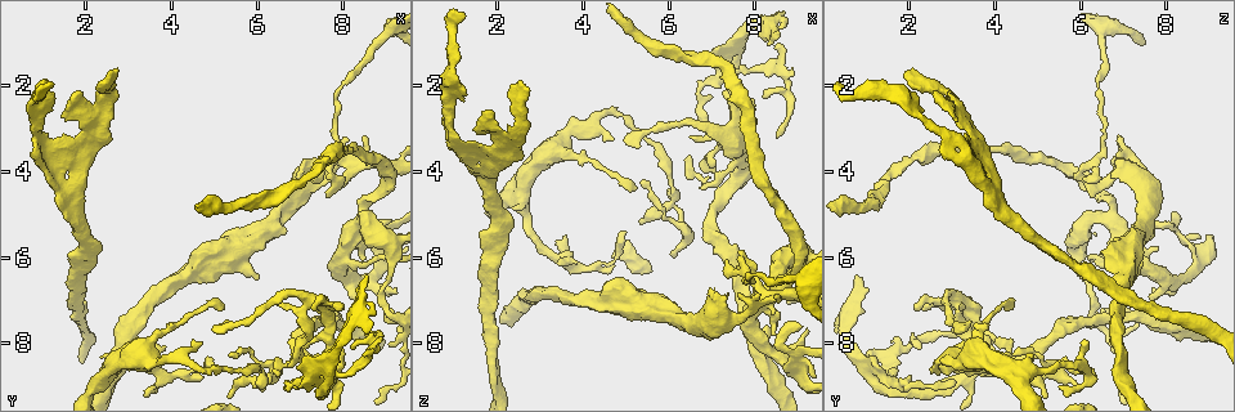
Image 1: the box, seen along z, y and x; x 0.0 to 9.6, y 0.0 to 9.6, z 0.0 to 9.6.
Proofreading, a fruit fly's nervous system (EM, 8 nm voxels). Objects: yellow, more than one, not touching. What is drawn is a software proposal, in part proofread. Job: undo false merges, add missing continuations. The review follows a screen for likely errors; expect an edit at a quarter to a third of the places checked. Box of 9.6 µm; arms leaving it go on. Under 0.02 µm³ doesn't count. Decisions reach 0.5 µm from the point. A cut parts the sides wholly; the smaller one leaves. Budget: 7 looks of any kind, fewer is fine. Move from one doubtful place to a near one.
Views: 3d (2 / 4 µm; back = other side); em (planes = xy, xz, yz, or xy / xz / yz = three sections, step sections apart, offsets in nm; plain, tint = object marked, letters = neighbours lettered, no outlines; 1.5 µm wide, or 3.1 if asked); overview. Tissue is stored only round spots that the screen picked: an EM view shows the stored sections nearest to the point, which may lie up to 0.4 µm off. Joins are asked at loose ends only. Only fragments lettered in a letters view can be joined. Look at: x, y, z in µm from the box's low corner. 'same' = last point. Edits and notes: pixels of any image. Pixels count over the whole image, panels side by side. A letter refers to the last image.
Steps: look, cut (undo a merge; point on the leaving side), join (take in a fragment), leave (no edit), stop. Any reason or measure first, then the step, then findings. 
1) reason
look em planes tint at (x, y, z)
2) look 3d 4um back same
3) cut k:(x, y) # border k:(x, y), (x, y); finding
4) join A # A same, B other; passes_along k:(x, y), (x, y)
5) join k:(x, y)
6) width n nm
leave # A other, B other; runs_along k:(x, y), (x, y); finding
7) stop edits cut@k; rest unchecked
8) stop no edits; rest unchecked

look em planes letters at (8.50, 5.10, 6.65)

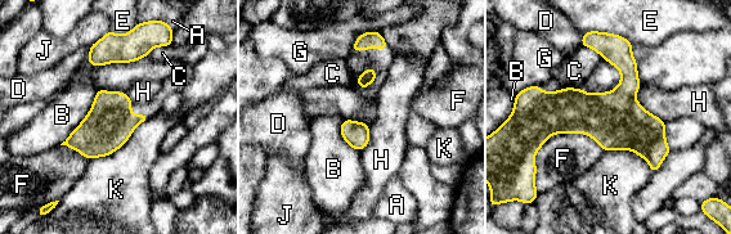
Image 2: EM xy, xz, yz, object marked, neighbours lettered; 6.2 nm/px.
width 300 nm
leave # A other, B other, C other, D other, E other, F other, G other, H other, J other, K other; border 2:(148, 117), (119, 148), (90, 160); continuous, no second neuron

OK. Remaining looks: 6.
free end
look 3d 4um at (6.45, 7.15, 3.15)

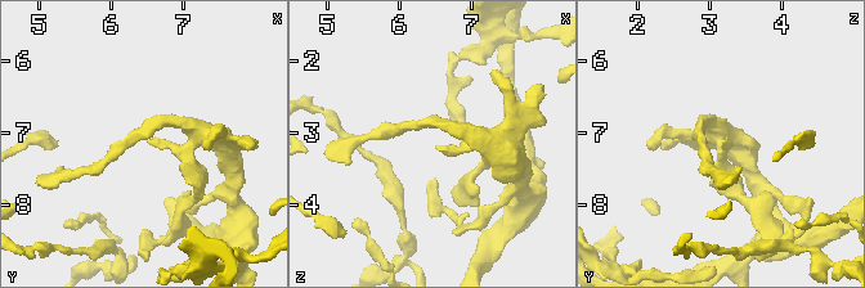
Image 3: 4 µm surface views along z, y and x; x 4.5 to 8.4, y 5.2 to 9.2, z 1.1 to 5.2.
need the tissue
look em xy step 8 letters at (6.50, 7.10, 3.20)

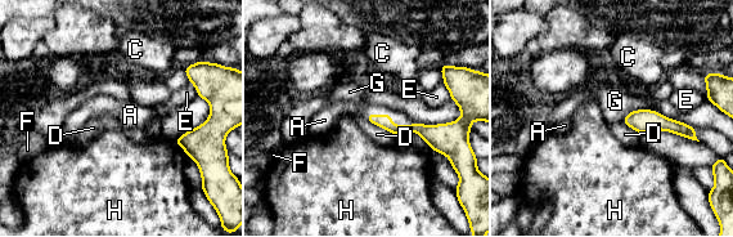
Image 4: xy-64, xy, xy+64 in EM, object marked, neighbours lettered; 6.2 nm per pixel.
look em planes letters same

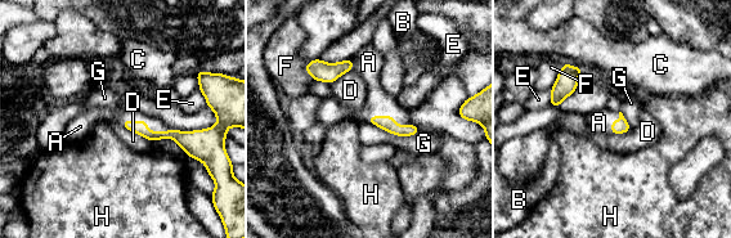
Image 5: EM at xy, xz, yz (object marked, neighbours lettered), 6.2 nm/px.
join A # A same, B other, C other, D other, E other, F other, G other, H other; it goes on there

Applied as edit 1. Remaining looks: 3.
branch stops here
look em planes letters at (8.50, 8.30, 1.00)

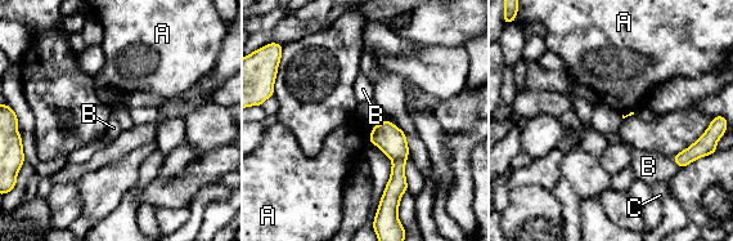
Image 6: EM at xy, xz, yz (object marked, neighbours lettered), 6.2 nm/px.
leave # A other, B other, C other; border 6:(372, 128), (369, 142); no lettered fragment goes on from it

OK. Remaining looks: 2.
stop edits join@5; rest unchecked

